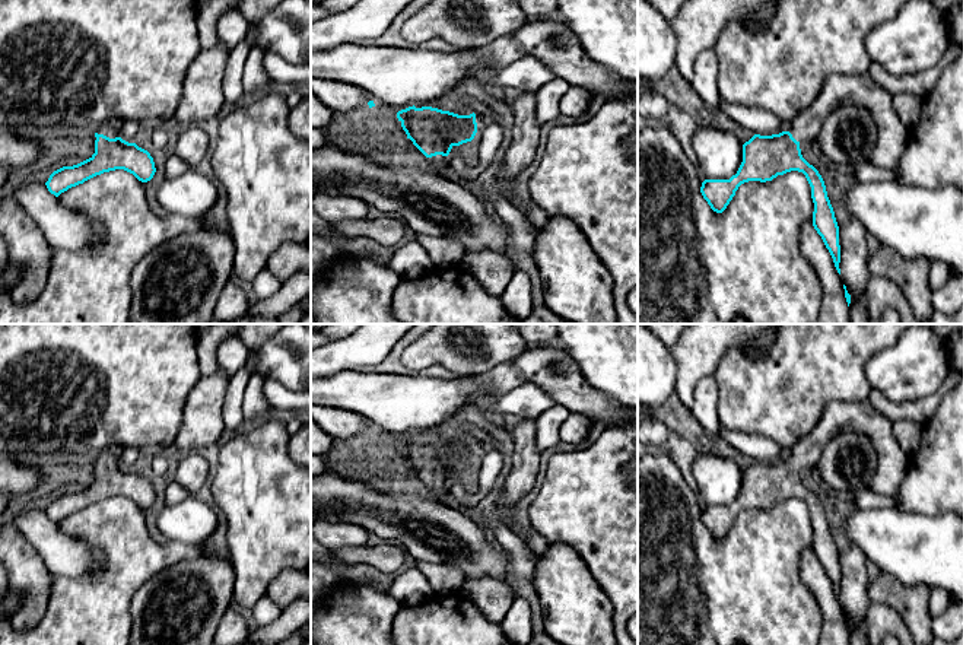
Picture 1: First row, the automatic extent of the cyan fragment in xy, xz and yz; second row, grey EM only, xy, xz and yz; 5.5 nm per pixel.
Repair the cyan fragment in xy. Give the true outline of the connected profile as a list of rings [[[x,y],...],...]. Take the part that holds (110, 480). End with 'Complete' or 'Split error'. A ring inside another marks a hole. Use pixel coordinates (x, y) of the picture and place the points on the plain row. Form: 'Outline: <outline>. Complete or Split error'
Outline: [[[109,447],[98,454],[95,480],[77,492],[54,498],[45,509],[48,518],[58,524],[71,514],[115,496],[124,496],[142,509],[150,508],[156,499],[153,484],[136,470],[120,464],[121,449],[123,447]]]. Split error

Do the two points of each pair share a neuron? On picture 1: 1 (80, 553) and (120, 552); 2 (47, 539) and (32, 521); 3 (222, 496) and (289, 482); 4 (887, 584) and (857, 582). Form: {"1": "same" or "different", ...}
{"1": "different", "2": "same", "3": "same", "4": "different"}

